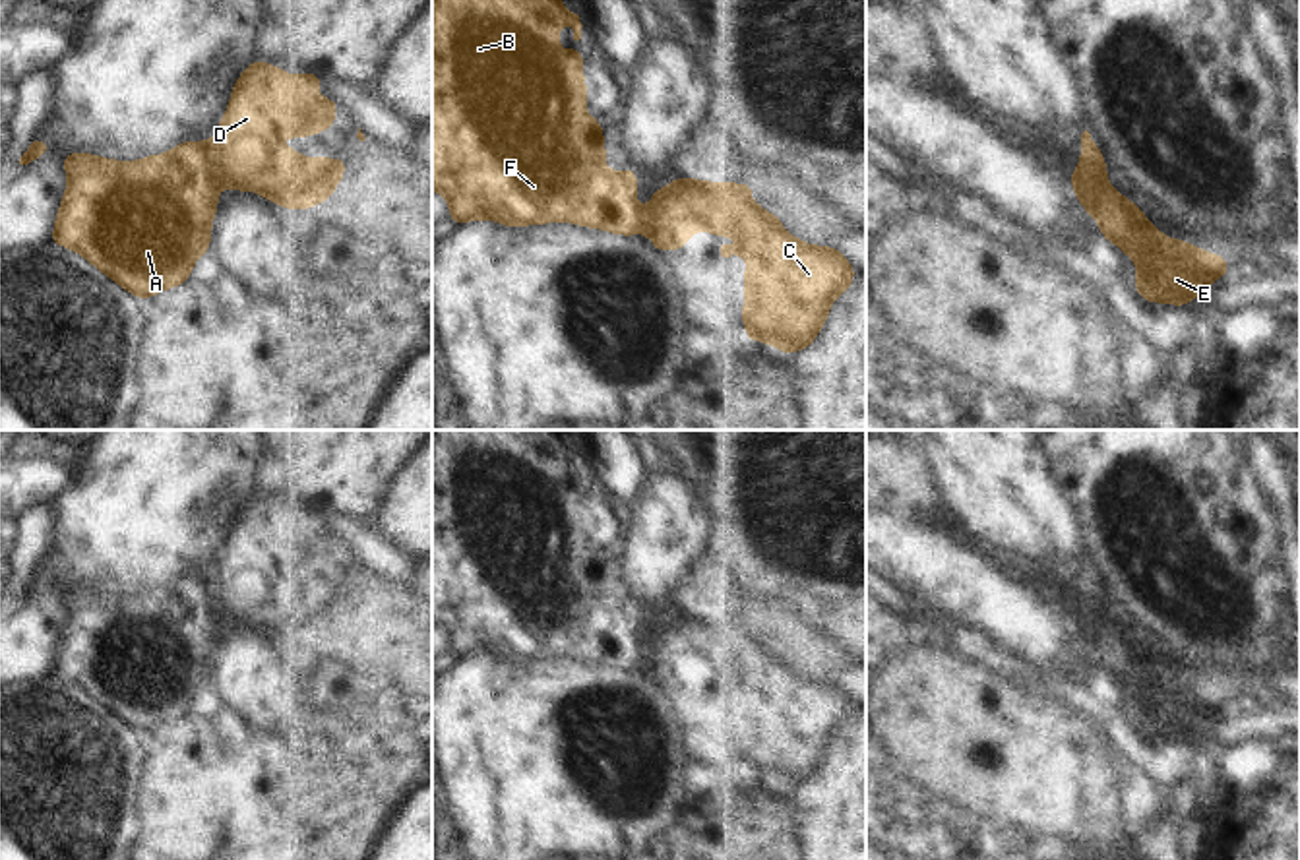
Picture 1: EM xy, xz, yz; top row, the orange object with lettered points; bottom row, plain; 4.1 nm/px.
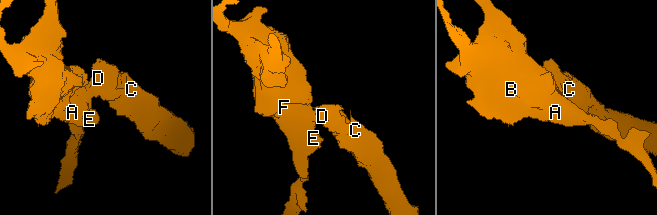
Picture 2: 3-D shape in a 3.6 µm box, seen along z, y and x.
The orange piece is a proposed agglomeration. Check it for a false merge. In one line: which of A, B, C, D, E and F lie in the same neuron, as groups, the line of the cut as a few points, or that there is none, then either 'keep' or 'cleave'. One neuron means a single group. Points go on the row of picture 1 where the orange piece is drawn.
groups A B E F / C D; cut yz (1085, 148), (1095, 153), (1093, 161), (1105, 177); cleave

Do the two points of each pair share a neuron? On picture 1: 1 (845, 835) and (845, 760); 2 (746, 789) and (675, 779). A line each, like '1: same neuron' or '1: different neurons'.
1: same neuron
2: different neurons

